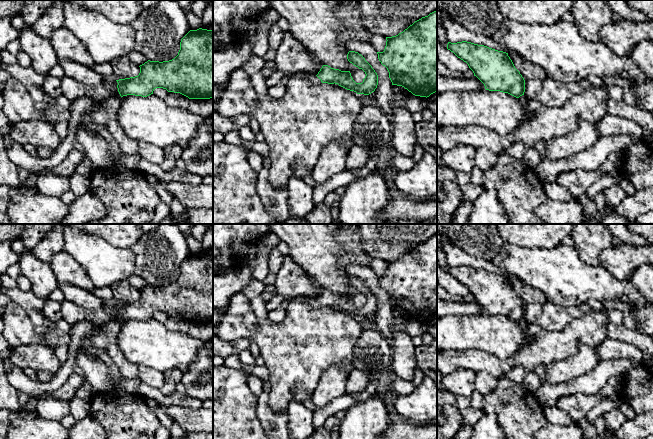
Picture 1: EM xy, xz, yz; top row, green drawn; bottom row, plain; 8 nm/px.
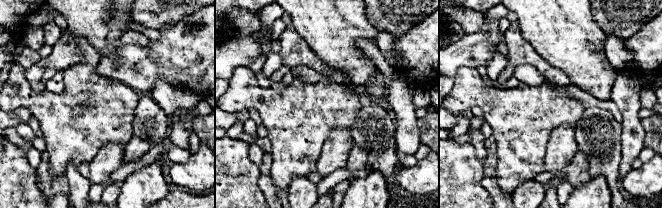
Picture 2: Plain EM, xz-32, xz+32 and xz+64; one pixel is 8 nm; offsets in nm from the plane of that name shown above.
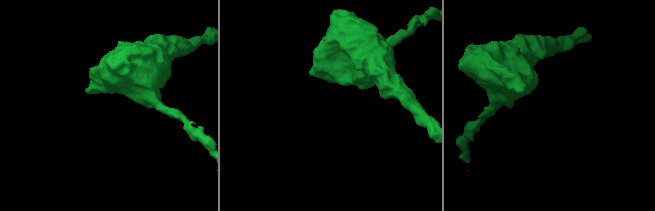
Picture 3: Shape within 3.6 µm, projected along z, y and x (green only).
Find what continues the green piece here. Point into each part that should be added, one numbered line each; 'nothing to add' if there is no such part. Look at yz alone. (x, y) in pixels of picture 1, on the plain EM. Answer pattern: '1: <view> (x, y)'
nothing to add

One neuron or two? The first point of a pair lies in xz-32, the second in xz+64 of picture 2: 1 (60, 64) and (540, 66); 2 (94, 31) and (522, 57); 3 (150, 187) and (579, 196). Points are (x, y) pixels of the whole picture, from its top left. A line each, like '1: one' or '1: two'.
1: one
2: two
3: one

